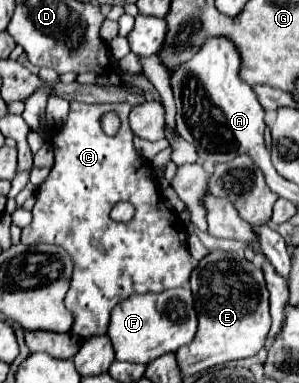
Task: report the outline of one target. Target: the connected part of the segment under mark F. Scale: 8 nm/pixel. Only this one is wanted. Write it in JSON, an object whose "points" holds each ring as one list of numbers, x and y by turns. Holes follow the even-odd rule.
{"points":[[178,289,156,293,156,295,134,295,122,305,114,307,108,337,112,339,116,359,130,363,150,363,156,357,176,351,182,345,188,345,198,329,198,317,194,311,194,299,190,289],[168,297,168,299,166,299]]}

